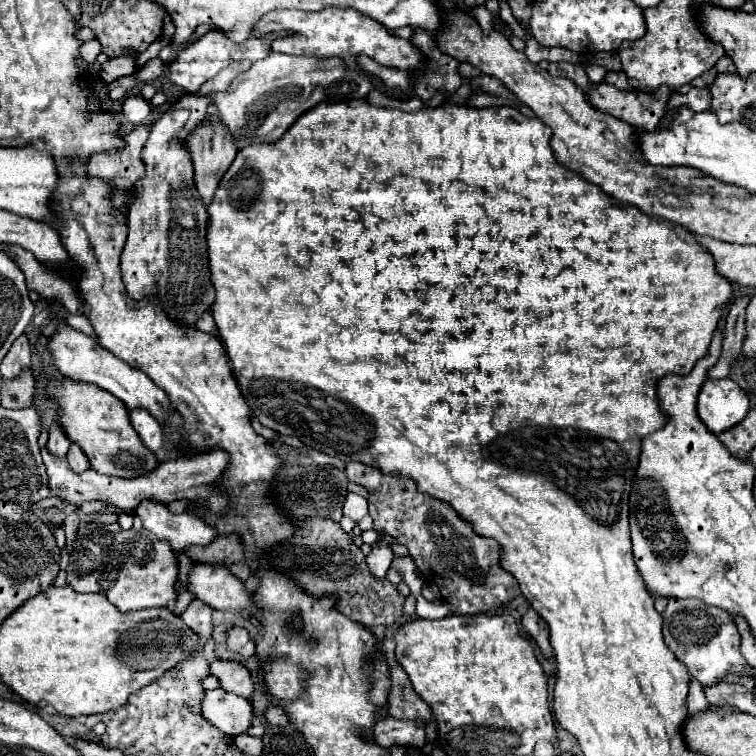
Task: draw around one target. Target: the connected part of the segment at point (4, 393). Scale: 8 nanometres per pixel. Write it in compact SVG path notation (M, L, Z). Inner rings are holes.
M31 368L23 370L17 378L3 382L1 386L1 406L5 408L27 408L33 400L35 374Z

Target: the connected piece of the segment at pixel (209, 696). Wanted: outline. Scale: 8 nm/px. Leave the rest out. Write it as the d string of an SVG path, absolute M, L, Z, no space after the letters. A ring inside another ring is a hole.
M221 688L205 690L201 698L201 714L211 726L217 726L223 734L229 736L243 734L253 722L249 702Z

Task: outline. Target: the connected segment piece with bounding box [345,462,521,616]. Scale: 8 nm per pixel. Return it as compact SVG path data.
M349 462L345 472L349 482L359 484L369 492L367 504L369 516L373 518L373 530L389 534L397 544L409 548L417 570L425 582L439 588L441 598L451 604L453 614L473 616L495 612L521 594L517 580L499 566L499 544L491 538L473 534L473 528L463 522L451 506L417 492L415 482L409 478L393 478L361 462Z

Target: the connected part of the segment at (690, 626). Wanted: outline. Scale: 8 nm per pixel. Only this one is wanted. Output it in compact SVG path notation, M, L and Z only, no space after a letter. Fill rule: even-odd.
M671 598L663 616L663 636L667 648L675 654L679 662L683 662L693 678L697 678L703 686L711 686L723 680L727 674L753 676L745 658L739 652L739 632L733 624L733 618L725 614L725 610L717 610L715 606L705 606L697 598Z

